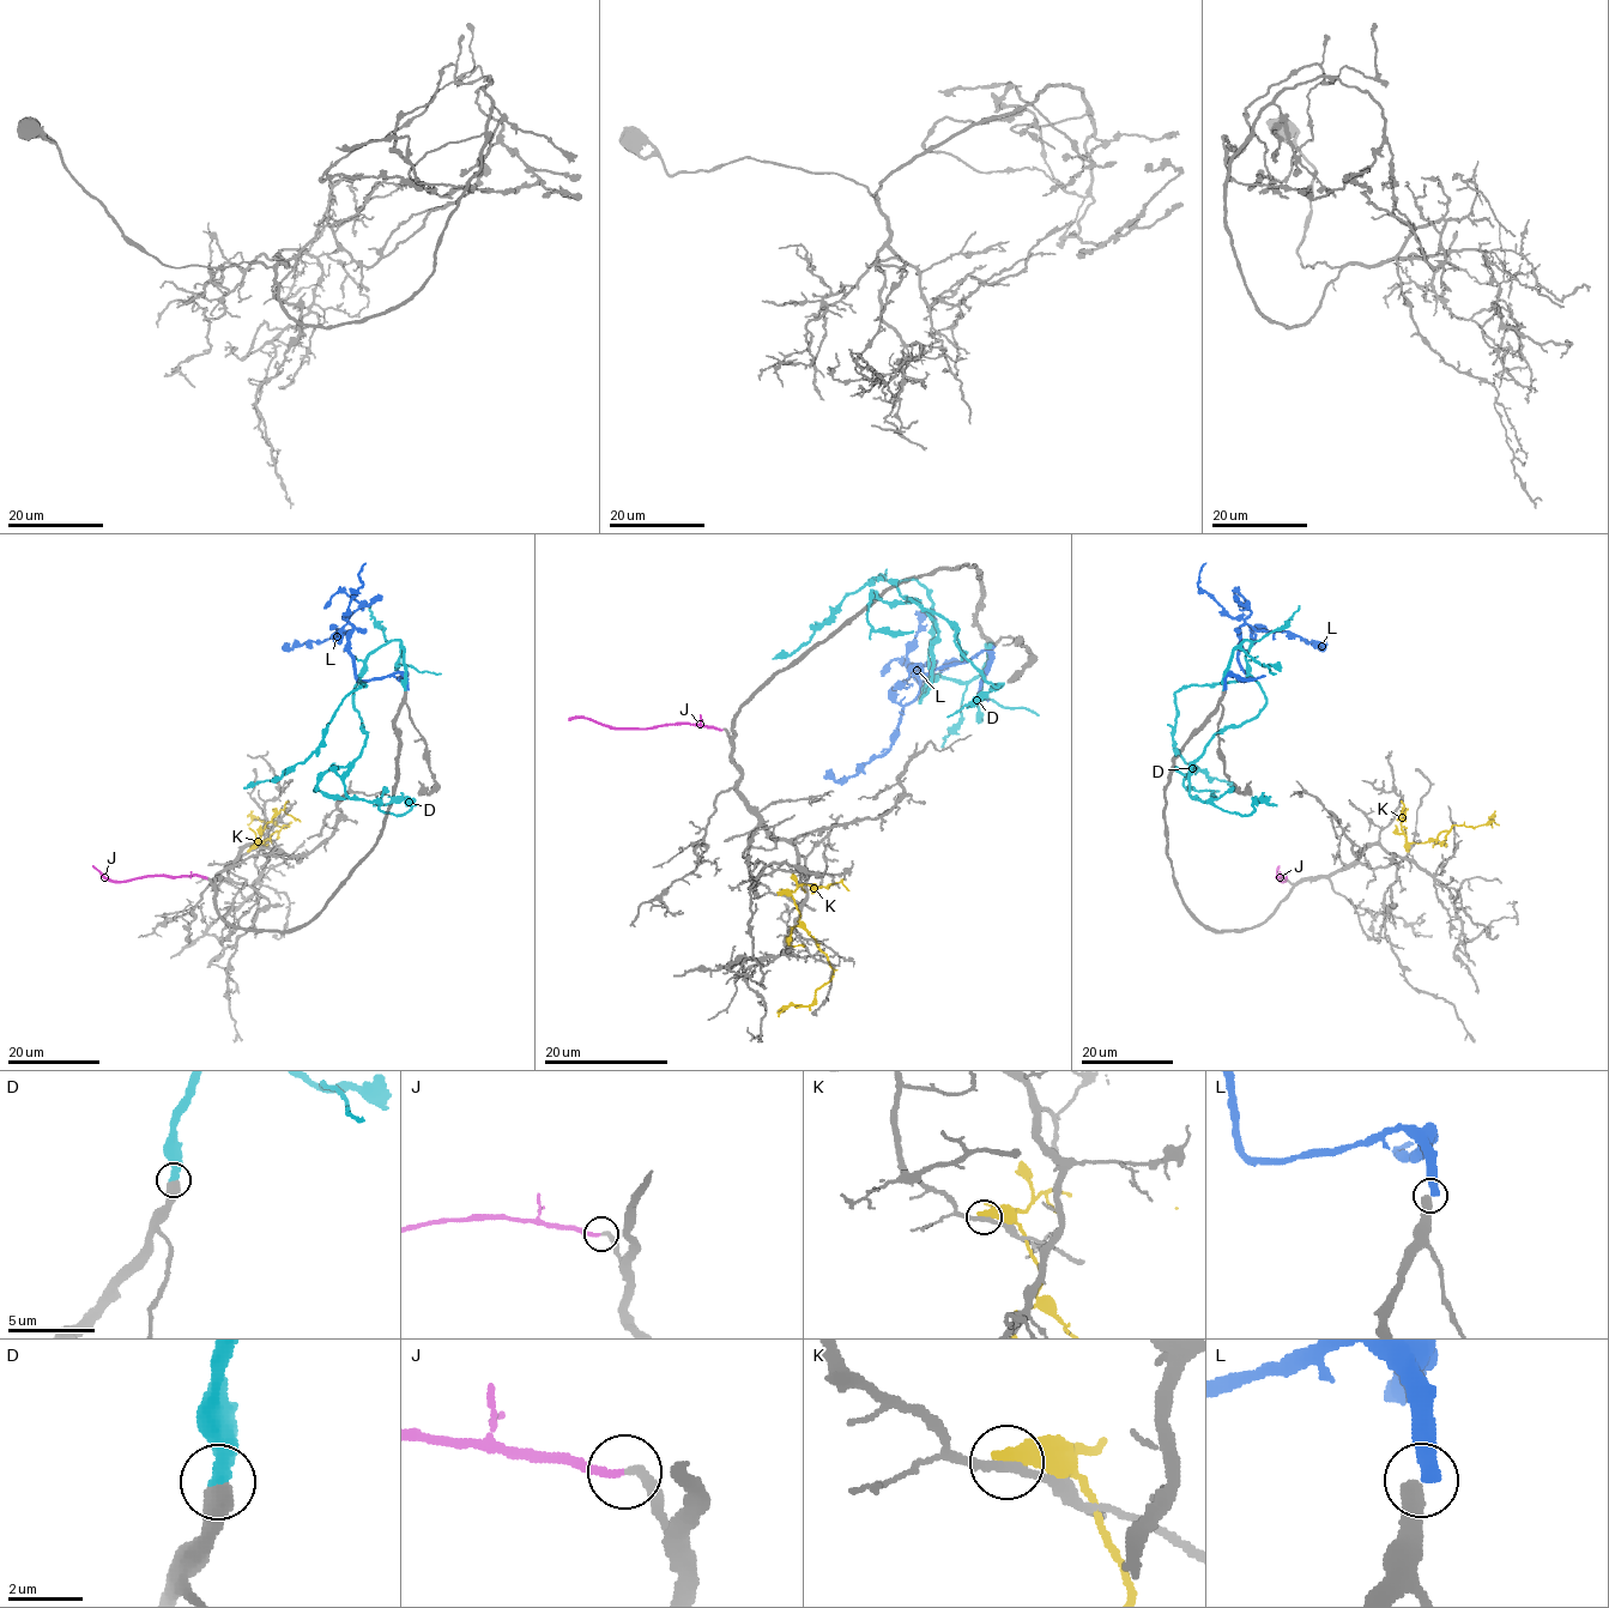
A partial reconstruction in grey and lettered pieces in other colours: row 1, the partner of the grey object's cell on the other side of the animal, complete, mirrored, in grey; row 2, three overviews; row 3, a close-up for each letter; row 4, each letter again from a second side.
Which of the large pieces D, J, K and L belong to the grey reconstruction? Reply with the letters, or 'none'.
D, J

